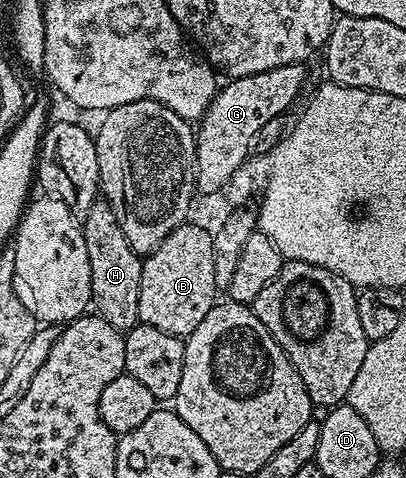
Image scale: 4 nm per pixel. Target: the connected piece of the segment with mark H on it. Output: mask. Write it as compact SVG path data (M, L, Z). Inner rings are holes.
M98 199L84 213L83 239L90 262L92 307L95 314L120 332L126 333L137 325L138 289L141 287L143 258L132 250L122 227L107 200Z

